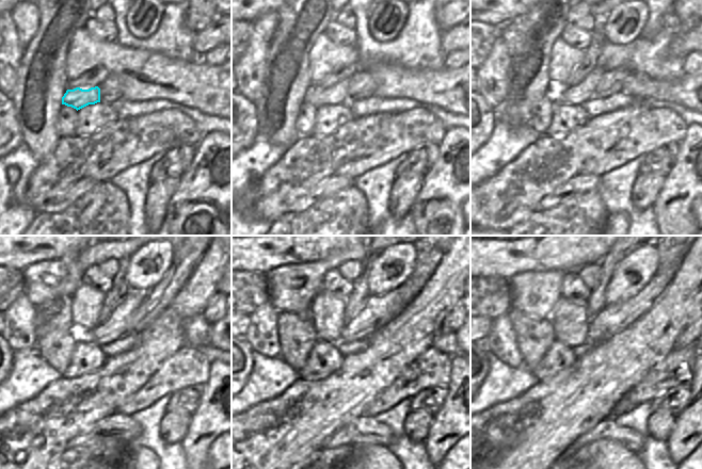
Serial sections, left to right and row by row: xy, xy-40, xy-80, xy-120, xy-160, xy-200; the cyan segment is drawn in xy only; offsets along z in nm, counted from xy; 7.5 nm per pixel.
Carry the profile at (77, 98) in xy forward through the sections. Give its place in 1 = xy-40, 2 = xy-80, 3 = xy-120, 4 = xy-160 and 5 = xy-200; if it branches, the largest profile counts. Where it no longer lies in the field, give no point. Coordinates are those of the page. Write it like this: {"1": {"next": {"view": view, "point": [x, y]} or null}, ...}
{"1": {"next": {"view": "xy-40", "point": [336, 95]}}, "2": {"next": {"view": "xy-80", "point": [579, 94]}}, "3": {"next": {"view": "xy-120", "point": [118, 324]}}, "4": {"next": {"view": "xy-160", "point": [378, 311]}}, "5": {"next": {"view": "xy-200", "point": [611, 319]}}}

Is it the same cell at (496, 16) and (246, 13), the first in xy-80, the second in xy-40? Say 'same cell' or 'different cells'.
same cell

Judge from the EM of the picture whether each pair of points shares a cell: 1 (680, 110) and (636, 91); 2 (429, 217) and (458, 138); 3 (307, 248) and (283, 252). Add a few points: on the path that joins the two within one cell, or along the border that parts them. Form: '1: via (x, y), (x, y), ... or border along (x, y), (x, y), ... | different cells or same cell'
1: border along (644, 100), (674, 101), (682, 106) | different cells
2: via (448, 197), (448, 165), (443, 158) | same cell
3: via (301, 246), (289, 246) | same cell

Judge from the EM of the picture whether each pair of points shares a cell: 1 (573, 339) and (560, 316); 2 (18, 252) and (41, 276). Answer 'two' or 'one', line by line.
1: one
2: two

